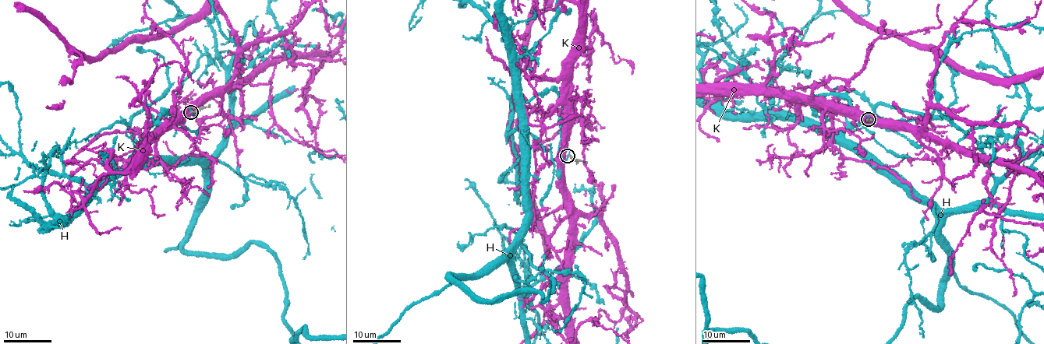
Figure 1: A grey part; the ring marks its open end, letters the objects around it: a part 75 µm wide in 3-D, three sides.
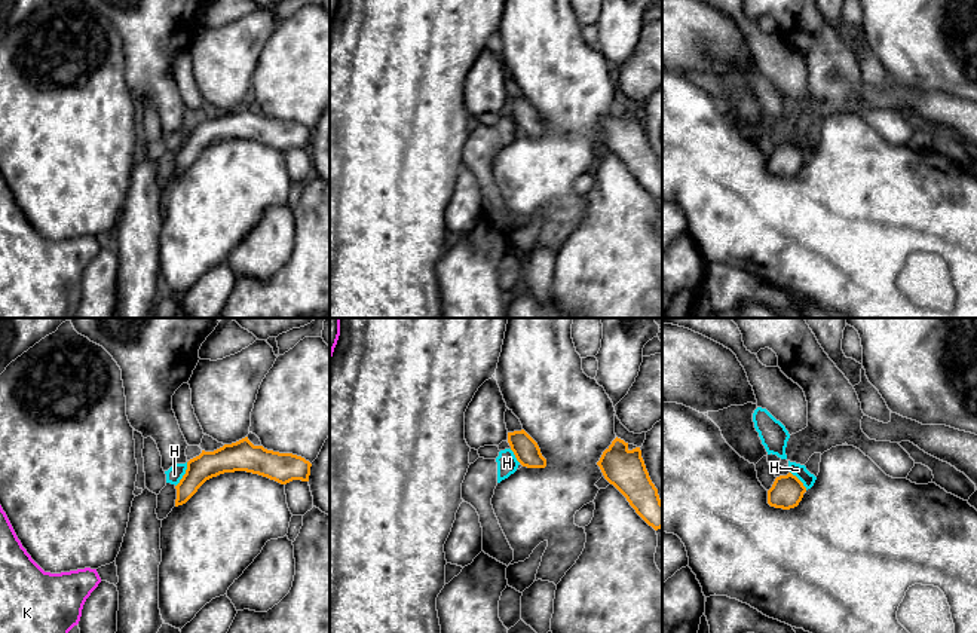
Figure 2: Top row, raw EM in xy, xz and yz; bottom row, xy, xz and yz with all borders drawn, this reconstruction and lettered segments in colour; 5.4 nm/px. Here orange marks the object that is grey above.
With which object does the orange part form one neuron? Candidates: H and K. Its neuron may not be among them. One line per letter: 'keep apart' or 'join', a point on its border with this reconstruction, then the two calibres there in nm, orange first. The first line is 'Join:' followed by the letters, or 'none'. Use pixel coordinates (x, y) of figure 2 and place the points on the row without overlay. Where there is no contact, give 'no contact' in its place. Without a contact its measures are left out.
Join: K
H: keep apart; meets orange in xy at (184, 141); 140 nm thick on the orange side, 90 nm on the other
K: join; no contact

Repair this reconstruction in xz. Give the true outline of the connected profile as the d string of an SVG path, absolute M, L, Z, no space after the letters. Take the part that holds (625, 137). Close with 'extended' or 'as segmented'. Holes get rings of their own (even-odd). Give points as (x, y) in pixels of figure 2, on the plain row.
M616 104L603 119L597 132L600 134L604 146L627 165L630 172L649 193L655 198L662 195L662 169L659 166L658 156L649 144L640 114L630 117L628 110Z | as segmented

